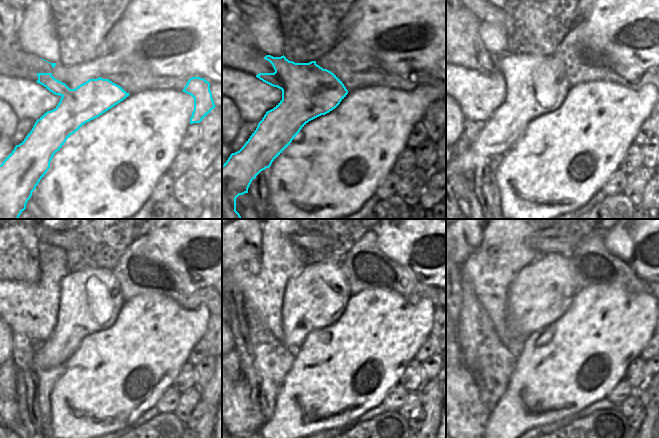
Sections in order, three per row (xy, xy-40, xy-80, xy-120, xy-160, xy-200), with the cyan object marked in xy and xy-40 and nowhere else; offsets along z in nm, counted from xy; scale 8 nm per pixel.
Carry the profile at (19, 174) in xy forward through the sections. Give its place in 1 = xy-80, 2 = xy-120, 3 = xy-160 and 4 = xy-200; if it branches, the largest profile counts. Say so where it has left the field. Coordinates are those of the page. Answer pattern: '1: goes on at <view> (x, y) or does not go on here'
1: goes on at xy-80 (535, 84)
2: goes on at xy-120 (90, 300)
3: goes on at xy-160 (315, 298)
4: goes on at xy-200 (542, 292)

